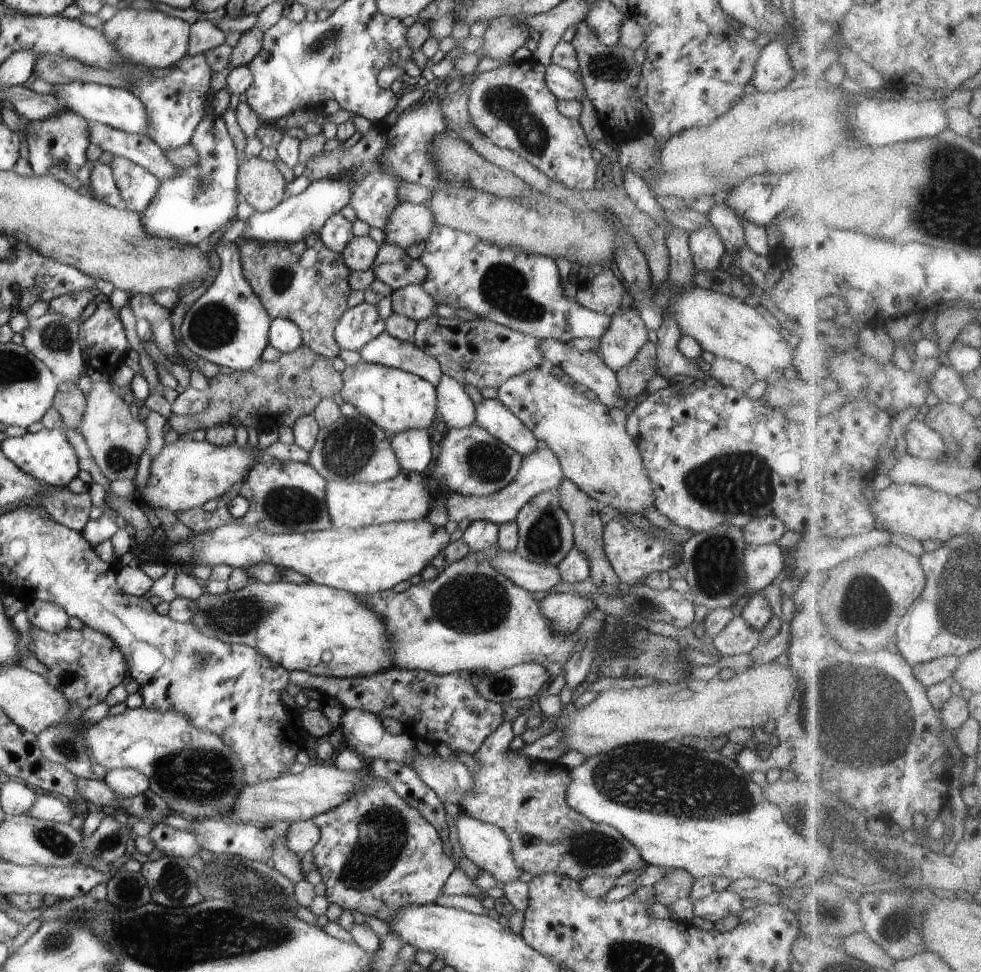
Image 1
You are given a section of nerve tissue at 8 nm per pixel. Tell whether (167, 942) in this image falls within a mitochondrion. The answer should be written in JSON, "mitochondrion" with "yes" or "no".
{"mitochondrion":"yes"}

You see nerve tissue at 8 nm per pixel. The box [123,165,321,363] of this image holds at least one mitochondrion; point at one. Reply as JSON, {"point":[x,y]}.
{"point":[214,325]}

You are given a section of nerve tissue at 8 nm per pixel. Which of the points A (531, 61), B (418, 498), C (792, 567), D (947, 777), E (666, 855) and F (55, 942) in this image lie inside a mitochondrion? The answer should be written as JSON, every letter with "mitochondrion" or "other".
{"A":"other","B":"other","C":"other","D":"other","E":"other","F":"mitochondrion"}

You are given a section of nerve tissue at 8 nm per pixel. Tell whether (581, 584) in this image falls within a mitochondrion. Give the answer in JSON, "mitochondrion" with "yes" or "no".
{"mitochondrion":"no"}

